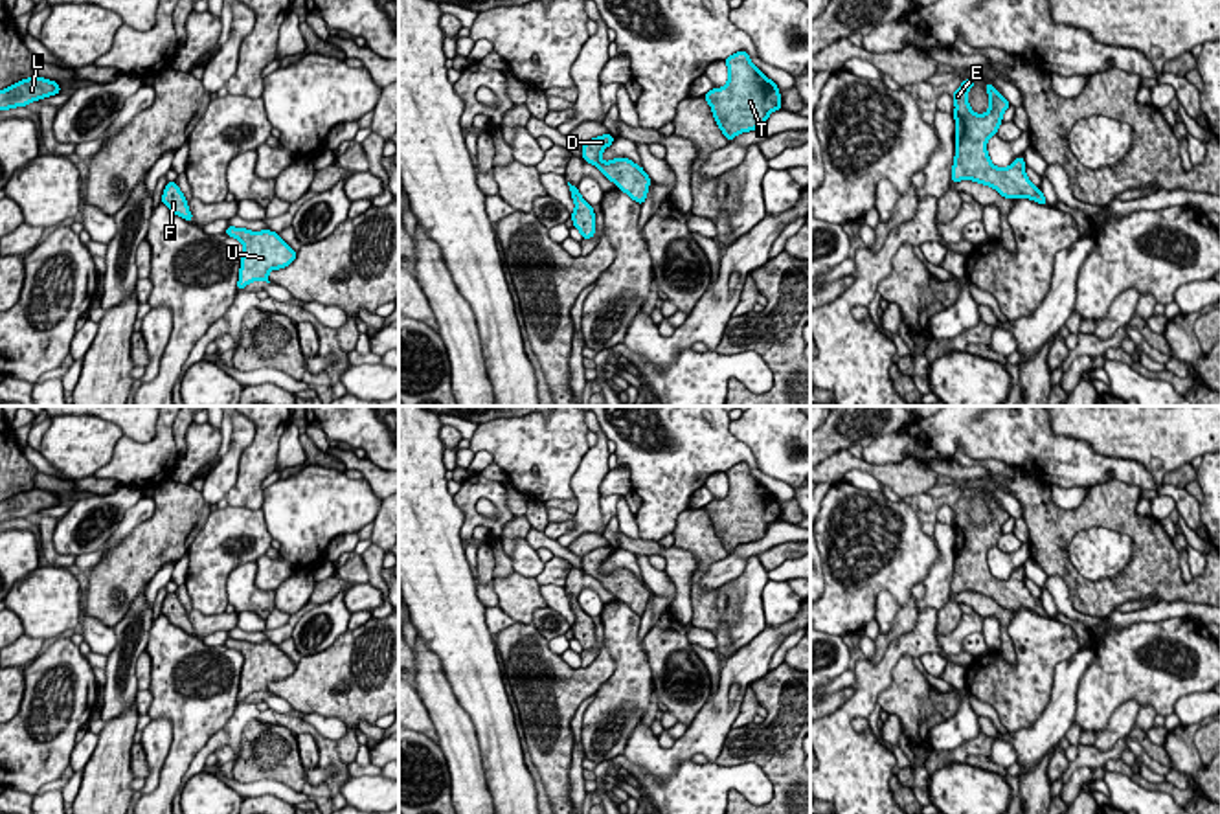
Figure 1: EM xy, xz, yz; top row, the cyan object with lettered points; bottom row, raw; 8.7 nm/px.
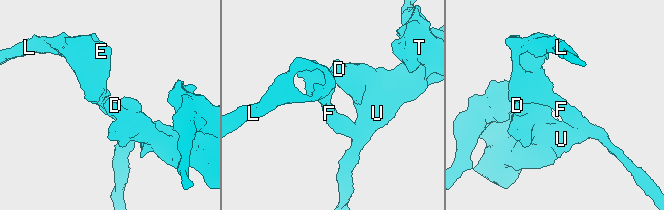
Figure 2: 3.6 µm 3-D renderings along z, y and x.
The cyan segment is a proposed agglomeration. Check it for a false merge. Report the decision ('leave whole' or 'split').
leave whole

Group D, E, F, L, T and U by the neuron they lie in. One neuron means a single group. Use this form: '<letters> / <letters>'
D E F L T U

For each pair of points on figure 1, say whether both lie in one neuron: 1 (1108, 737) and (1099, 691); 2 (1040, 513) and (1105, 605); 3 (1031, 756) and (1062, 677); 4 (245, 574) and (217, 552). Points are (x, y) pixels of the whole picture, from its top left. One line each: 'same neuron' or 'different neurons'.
1: different neurons
2: same neuron
3: same neuron
4: different neurons

